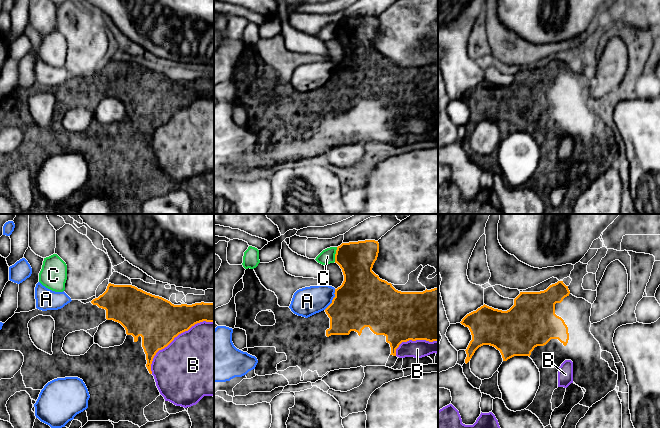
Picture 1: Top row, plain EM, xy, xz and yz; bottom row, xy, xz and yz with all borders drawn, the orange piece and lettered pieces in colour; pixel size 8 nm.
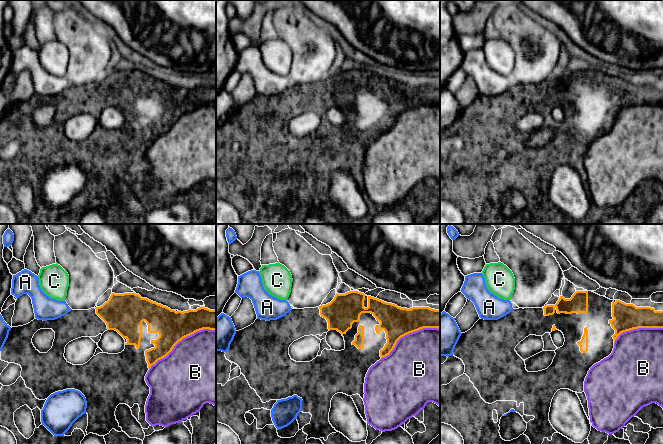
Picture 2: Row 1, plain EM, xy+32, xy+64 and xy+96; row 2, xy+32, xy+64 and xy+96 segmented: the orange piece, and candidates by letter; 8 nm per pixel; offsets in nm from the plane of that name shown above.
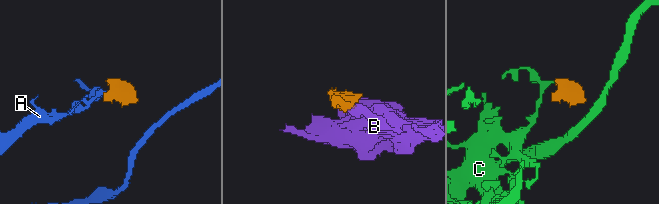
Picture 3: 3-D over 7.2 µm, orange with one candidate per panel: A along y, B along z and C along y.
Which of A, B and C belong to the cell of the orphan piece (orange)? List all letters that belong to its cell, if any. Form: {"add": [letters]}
{"add": []}

